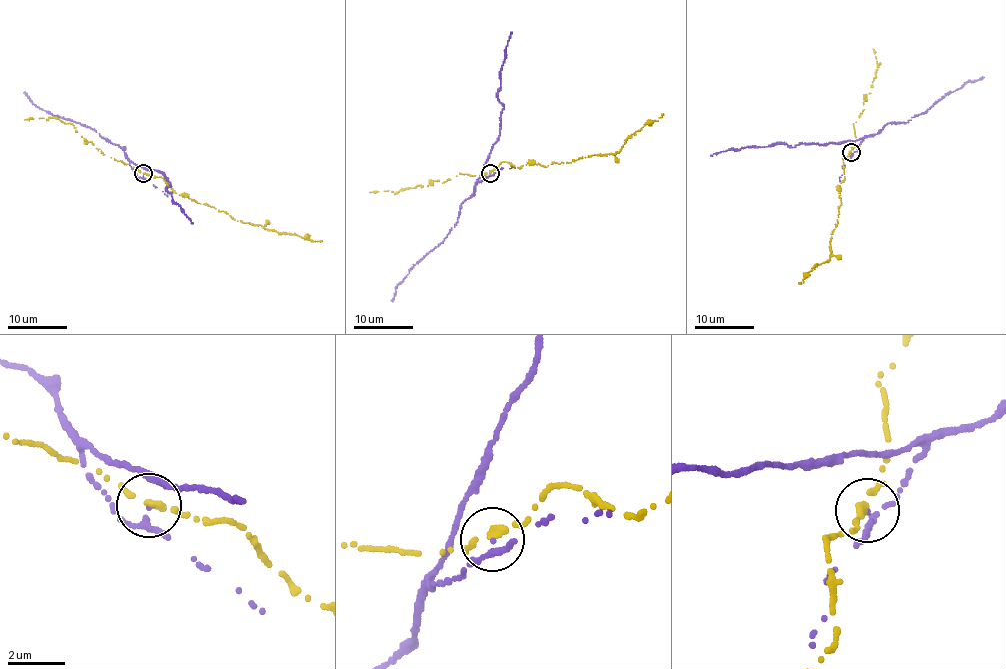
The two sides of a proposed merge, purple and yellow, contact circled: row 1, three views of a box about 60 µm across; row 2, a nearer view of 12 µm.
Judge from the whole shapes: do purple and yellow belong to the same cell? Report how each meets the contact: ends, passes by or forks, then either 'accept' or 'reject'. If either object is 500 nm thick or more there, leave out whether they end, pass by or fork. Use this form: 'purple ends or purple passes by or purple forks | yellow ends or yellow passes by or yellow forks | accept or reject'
purple passes by | yellow passes by | reject

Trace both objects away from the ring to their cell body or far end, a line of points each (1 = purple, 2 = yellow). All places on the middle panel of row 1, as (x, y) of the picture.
1: (490, 172), (477, 181), (501, 127), (504, 105), (497, 99), (497, 91), (512, 32)
2: (491, 172), (505, 161), (518, 168), (532, 163), (546, 167), (582, 157), (616, 154), (633, 134), (663, 114)

